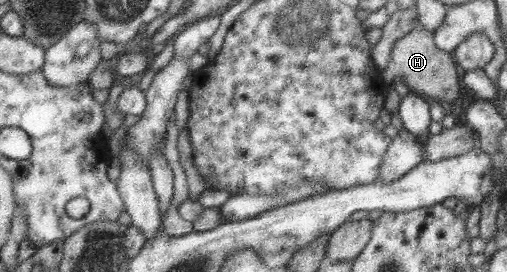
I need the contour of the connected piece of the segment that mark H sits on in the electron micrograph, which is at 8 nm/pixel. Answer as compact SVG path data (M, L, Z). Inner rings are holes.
M419 24L408 31L402 38L398 38L392 44L390 58L381 70L383 82L390 86L394 83L403 82L406 90L420 94L428 101L446 101L454 104L458 103L458 64L450 58L448 53L444 53L434 45L433 32L422 28Z

